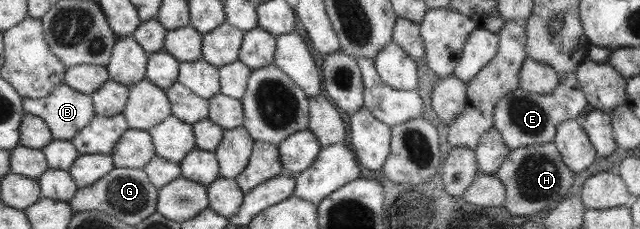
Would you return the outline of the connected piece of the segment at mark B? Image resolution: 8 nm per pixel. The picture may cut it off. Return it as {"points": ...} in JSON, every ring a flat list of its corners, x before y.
{"points":[[63,82,49,96,24,98,26,113,42,117,50,126,54,139,72,140,96,116,92,94,81,93]]}

